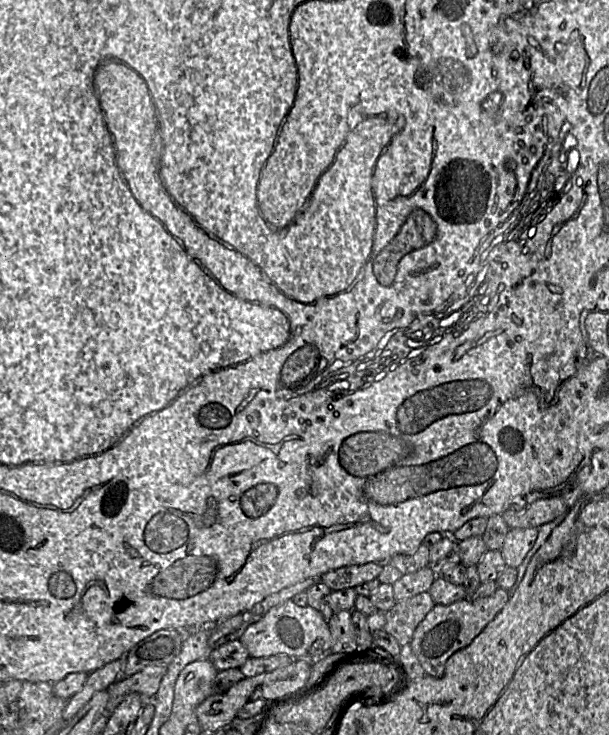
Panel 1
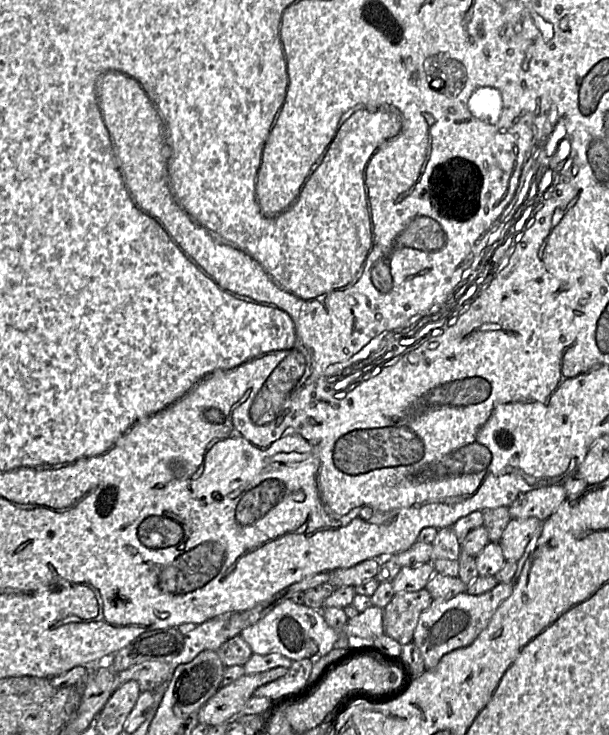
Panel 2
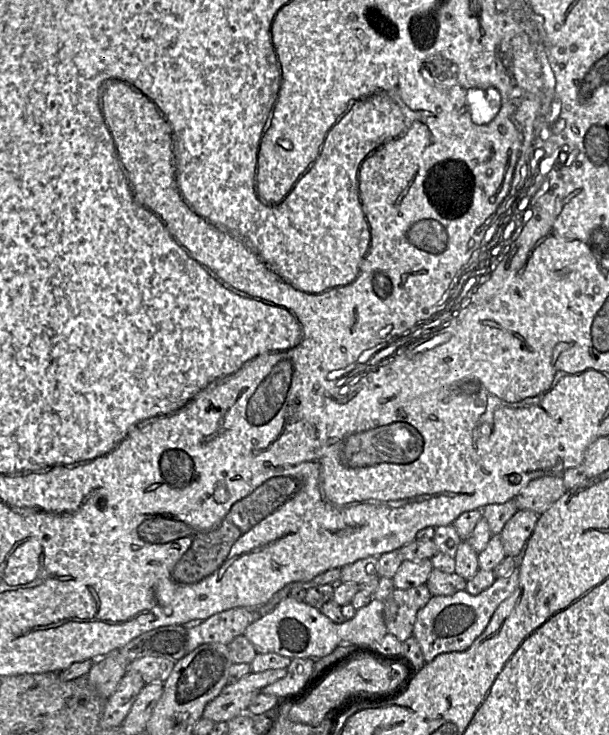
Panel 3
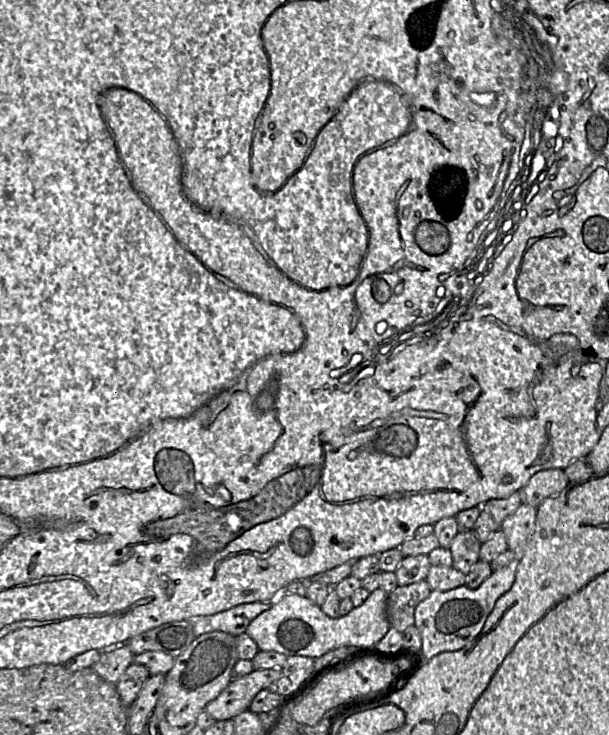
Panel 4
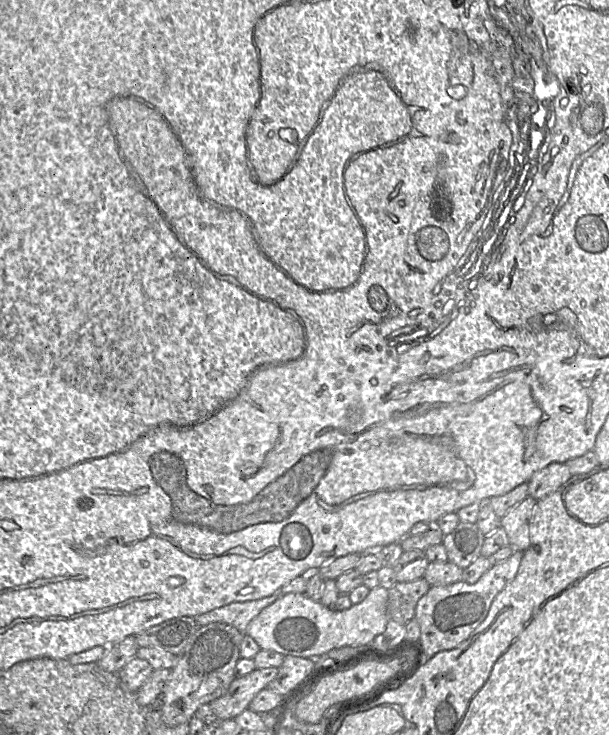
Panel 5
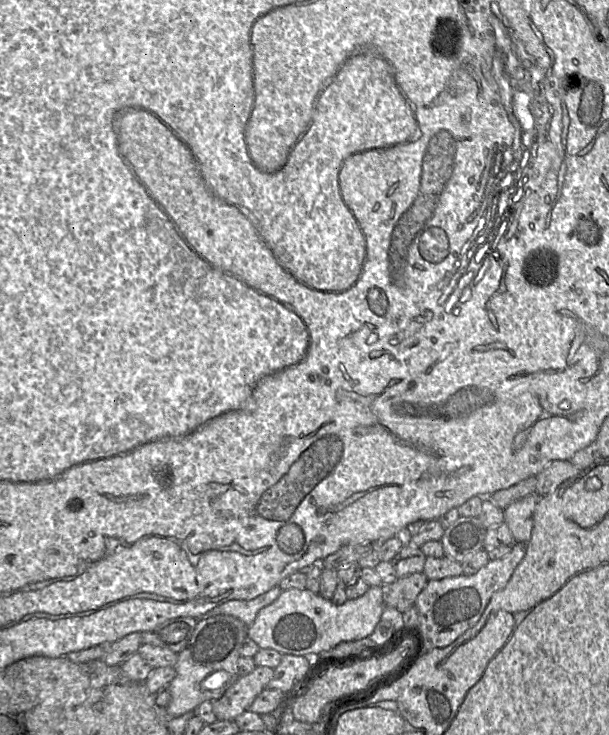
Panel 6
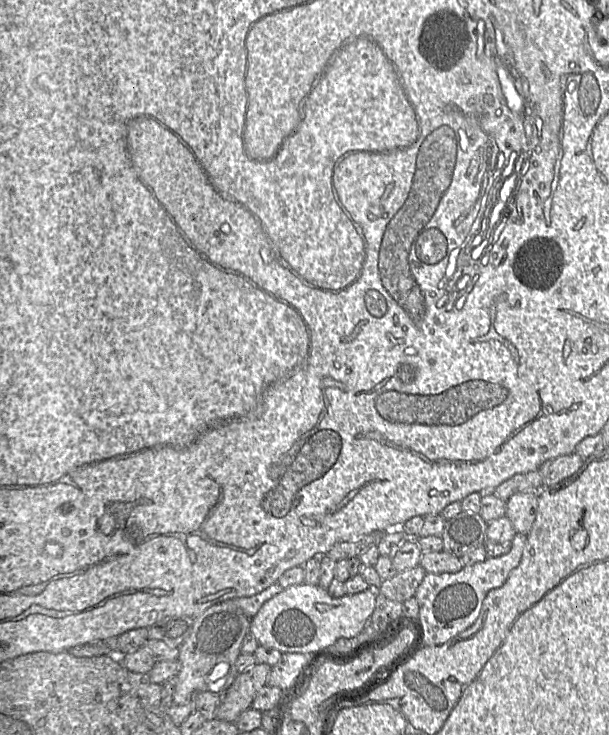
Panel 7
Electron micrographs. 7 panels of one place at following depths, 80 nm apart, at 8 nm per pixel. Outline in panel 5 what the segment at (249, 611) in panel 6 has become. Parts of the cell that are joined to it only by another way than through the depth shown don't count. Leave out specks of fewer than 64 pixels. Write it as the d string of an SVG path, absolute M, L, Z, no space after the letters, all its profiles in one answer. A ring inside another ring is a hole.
M279 591L259 600L233 602L193 618L199 627L214 622L222 622L246 633L248 625L261 610L275 602L281 595L284 594Z

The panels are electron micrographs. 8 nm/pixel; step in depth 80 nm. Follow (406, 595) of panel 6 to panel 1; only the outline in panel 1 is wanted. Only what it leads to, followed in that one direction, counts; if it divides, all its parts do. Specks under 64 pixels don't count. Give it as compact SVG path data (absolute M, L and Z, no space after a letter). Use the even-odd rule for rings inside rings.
M429 592L396 601L386 611L384 630L393 636L400 646L410 644L419 623L435 606Z

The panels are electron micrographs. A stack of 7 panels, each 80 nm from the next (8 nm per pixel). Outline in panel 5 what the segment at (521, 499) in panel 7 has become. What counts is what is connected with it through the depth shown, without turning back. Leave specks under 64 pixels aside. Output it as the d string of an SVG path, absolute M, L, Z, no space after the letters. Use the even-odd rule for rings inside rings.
M528 496L510 508L501 518L501 526L509 538L514 551L525 551L530 545L530 520L537 501Z

